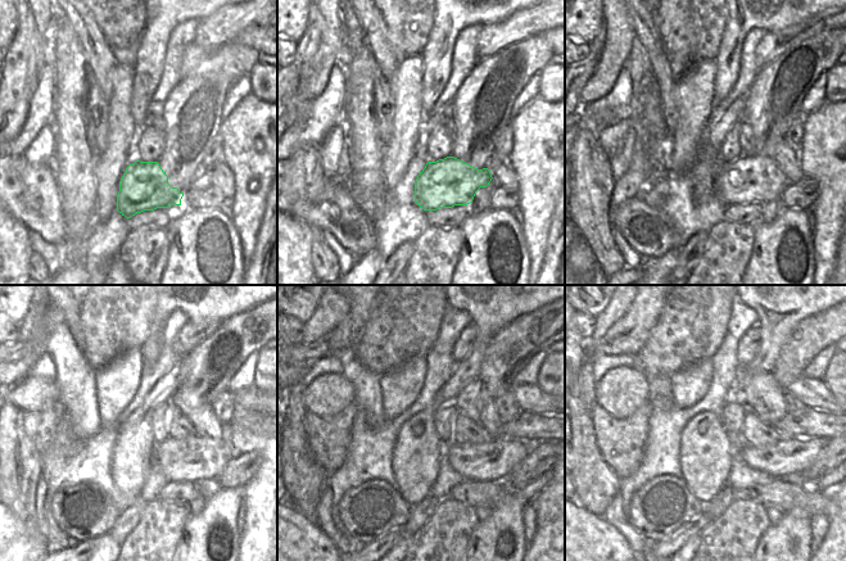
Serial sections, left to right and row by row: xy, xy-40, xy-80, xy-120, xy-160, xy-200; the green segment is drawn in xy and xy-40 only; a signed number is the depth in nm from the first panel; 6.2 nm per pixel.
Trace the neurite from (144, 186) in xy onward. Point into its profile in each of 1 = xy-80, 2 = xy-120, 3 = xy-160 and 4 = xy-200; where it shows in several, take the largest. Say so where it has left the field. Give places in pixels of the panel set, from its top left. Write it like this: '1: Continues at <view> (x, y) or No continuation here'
1: Continues at xy-80 (751, 177)
2: Continues at xy-120 (197, 460)
3: Continues at xy-160 (493, 460)
4: Continues at xy-200 (787, 456).

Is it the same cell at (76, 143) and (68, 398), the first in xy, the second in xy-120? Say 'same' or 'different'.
different

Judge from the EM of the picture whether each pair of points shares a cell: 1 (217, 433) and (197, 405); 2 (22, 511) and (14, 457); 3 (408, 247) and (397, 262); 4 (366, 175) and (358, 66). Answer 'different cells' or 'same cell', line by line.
1: same cell
2: same cell
3: same cell
4: same cell

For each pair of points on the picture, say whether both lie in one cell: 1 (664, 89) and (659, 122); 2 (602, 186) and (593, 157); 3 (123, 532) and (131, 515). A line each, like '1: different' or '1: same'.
1: different
2: same
3: same

